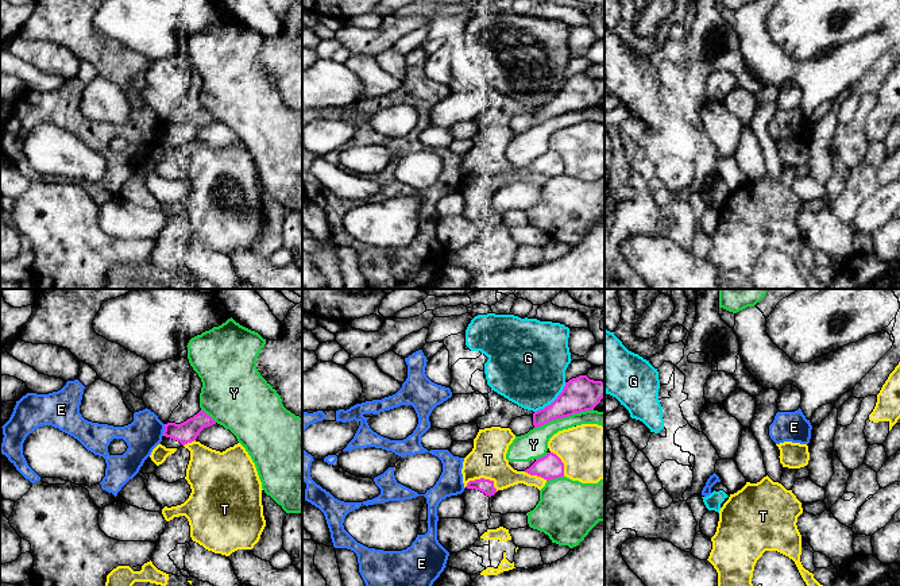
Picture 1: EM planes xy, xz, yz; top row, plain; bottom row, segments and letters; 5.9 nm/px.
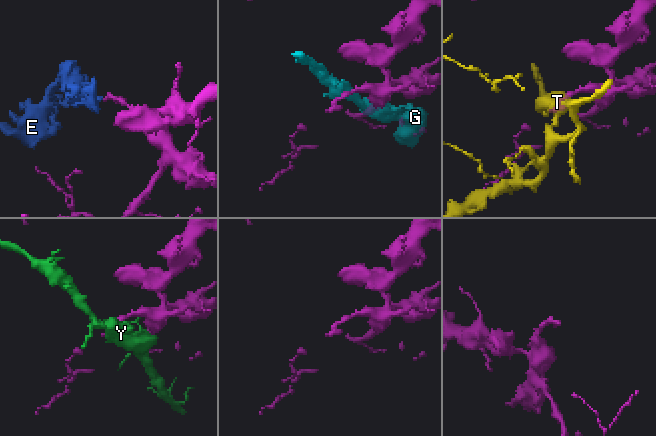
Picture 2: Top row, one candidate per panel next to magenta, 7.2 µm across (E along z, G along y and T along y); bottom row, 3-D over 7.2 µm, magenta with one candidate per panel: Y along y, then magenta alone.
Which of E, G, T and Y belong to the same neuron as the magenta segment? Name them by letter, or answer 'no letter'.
no letter

